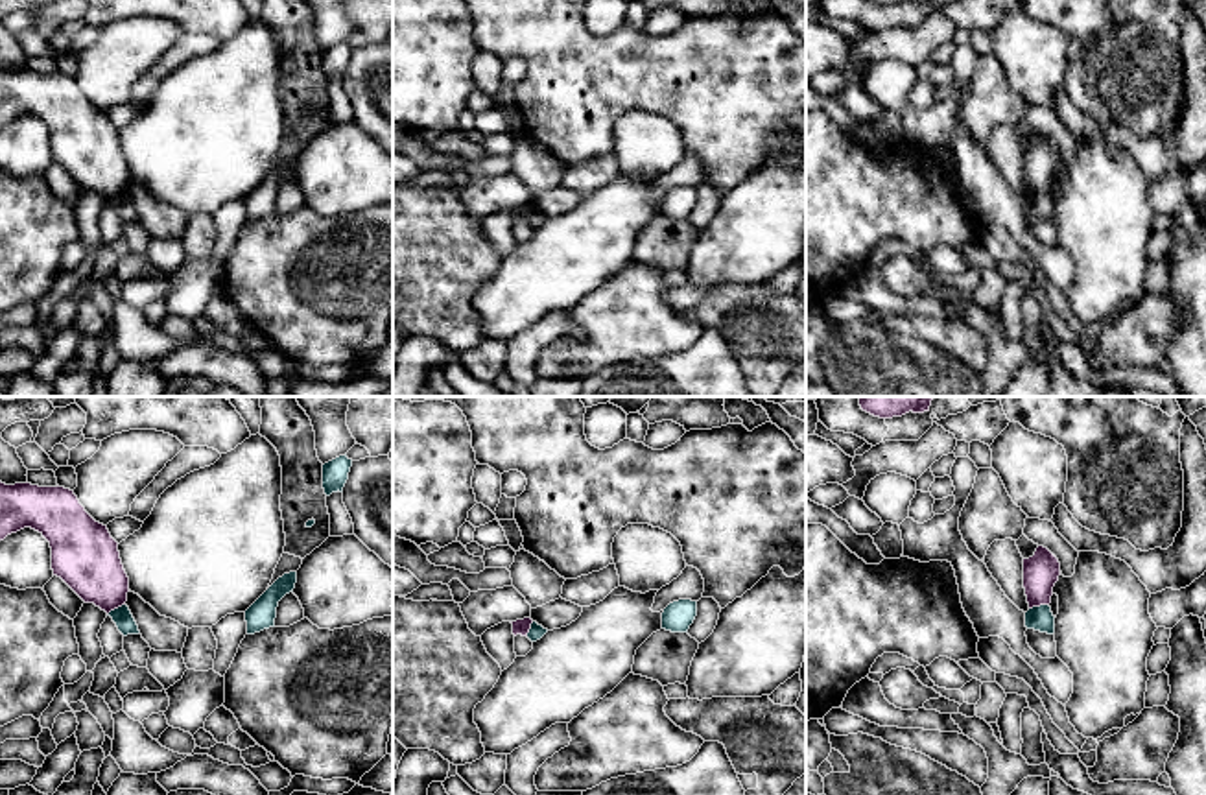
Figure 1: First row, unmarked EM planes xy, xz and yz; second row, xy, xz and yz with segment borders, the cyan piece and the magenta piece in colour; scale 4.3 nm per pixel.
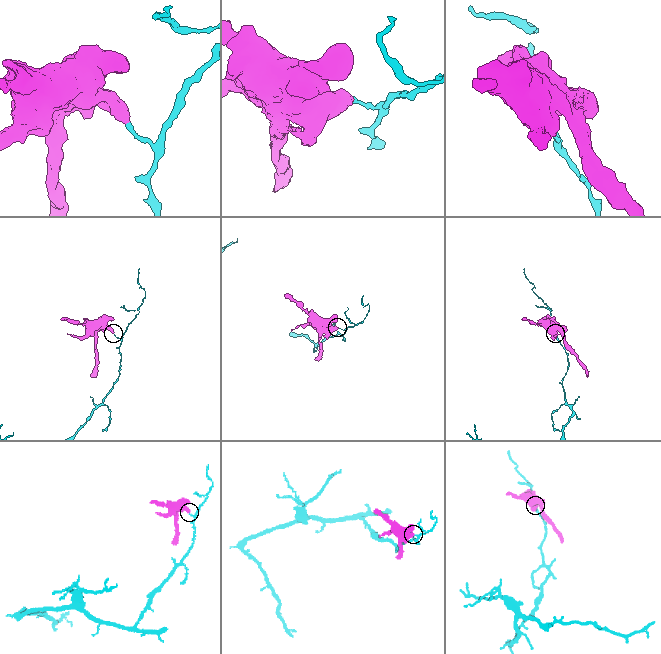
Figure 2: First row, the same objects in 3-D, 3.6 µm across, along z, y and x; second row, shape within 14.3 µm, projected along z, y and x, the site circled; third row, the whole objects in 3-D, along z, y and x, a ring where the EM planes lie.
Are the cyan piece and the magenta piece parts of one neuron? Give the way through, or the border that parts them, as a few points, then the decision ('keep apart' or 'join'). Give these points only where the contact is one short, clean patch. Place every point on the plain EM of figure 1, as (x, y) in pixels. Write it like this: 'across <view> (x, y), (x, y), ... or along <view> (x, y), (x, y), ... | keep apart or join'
along yz (1048, 190), (1029, 196) | keep apart

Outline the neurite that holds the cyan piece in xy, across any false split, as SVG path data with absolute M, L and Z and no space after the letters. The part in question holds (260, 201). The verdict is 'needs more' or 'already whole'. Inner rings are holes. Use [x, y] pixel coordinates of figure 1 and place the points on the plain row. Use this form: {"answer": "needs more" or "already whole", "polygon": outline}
{"answer": "already whole", "polygon": "M297 159L284 160L245 197L247 221L275 214L278 188L293 179L295 170Z"}

